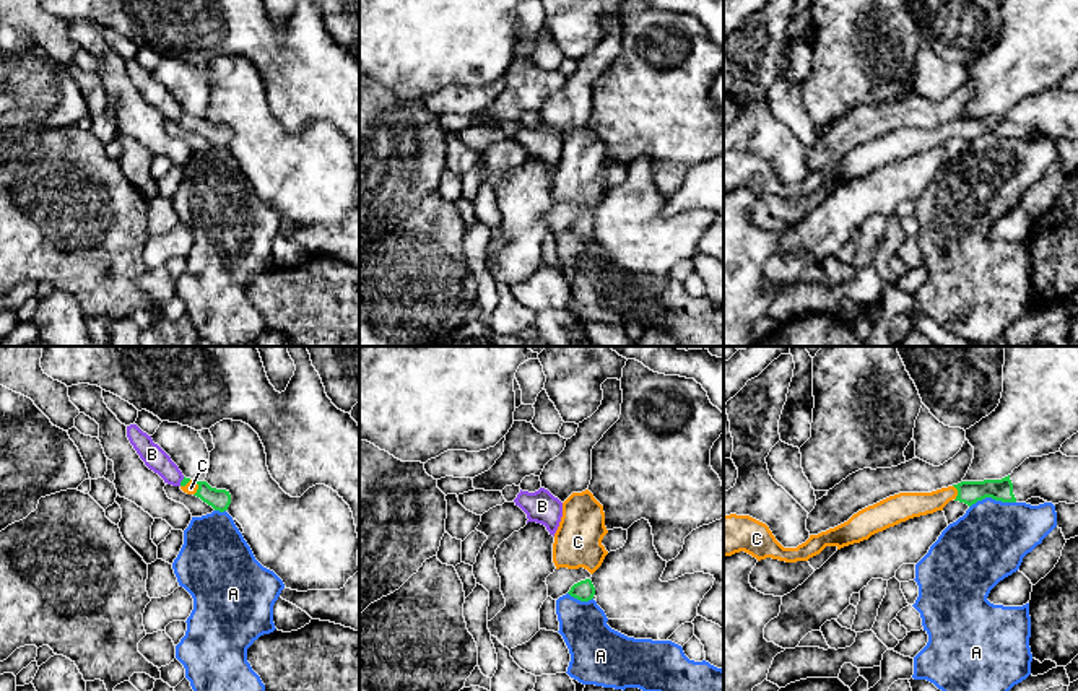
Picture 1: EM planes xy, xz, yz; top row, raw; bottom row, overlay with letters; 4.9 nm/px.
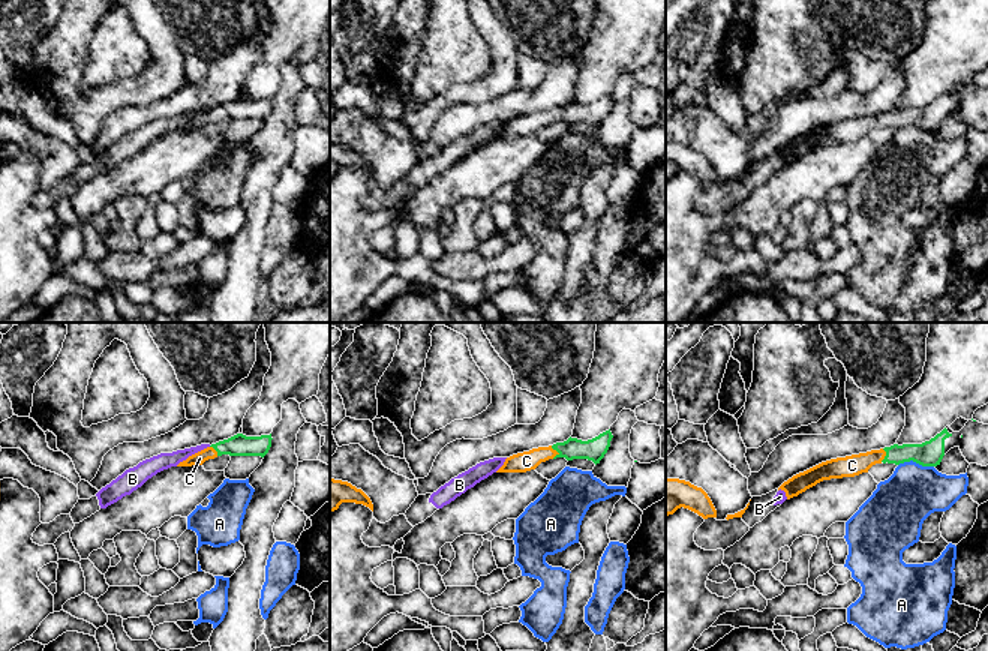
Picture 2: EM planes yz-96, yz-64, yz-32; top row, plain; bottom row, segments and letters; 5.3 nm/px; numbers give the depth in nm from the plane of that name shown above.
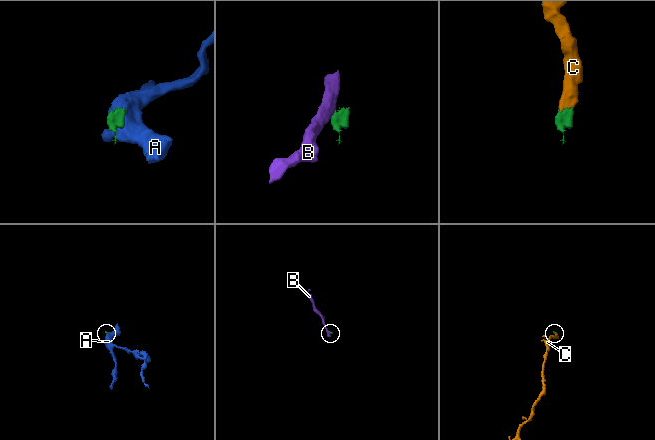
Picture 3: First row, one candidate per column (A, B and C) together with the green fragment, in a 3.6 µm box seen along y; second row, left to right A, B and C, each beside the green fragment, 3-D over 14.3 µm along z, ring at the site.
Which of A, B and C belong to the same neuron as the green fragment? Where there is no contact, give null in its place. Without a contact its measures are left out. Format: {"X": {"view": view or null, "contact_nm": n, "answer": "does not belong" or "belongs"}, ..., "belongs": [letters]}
{"A": {"view": "yz", "contact_nm": 240, "answer": "does not belong"}, "B": {"view": "xy", "contact_nm": 50, "answer": "does not belong"}, "C": {"view": "yz", "contact_nm": 80, "answer": "belongs"}, "belongs": ["C"]}

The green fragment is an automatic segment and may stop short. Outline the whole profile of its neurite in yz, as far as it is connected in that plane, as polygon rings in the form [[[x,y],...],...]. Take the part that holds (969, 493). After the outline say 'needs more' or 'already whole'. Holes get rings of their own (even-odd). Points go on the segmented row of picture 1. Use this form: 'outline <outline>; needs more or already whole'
outline [[[1062,452],[1029,457],[1018,468],[1015,468],[1011,475],[1002,480],[961,481],[932,493],[899,493],[858,511],[847,522],[834,528],[818,535],[810,535],[810,538],[797,548],[784,548],[766,524],[750,515],[724,515],[724,558],[745,551],[758,561],[766,558],[785,563],[808,561],[810,558],[819,554],[826,546],[836,546],[841,550],[844,546],[868,540],[872,535],[909,519],[943,511],[943,507],[953,499],[971,507],[985,498],[1002,502],[1026,502],[1031,498],[1041,498],[1052,504],[1075,504],[1078,502],[1078,457],[1067,457]]]; needs more

